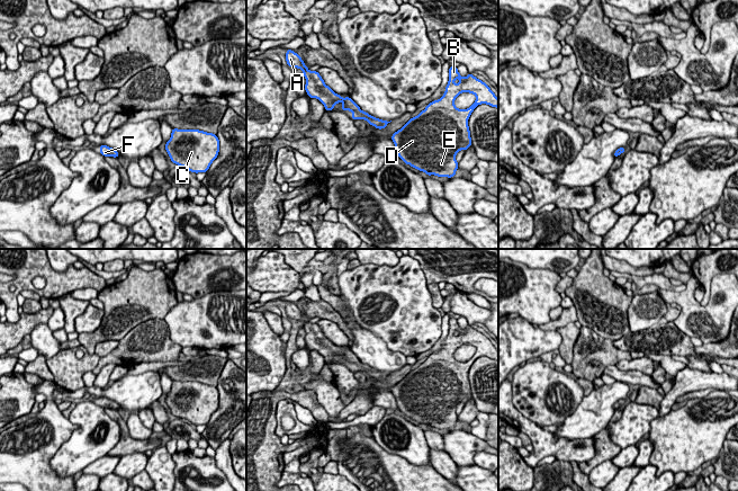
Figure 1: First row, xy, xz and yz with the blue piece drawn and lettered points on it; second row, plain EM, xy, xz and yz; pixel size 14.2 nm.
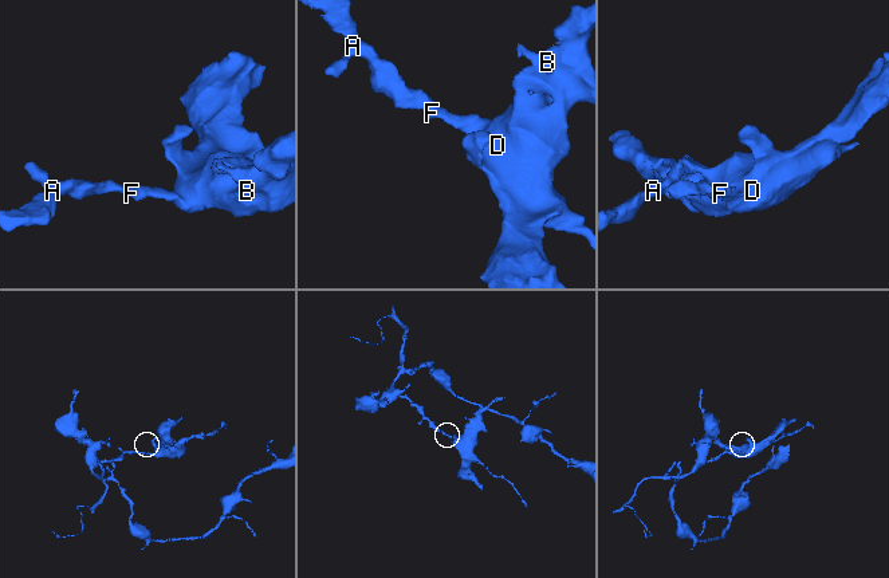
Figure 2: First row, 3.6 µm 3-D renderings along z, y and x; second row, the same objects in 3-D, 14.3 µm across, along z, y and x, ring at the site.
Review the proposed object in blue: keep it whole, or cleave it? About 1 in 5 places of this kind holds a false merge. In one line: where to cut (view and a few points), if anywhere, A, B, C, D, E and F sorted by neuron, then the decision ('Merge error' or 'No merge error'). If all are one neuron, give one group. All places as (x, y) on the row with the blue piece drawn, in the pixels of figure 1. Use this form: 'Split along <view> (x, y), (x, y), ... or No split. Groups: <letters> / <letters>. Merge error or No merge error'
No split. Groups: A B C D E F. No merge error

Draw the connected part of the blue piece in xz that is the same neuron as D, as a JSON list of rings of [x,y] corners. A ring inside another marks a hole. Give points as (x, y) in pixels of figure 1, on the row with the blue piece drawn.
[[[450,66],[443,96],[430,102],[392,135],[398,158],[429,177],[454,177],[457,153],[471,146],[468,119],[482,104],[498,108],[498,98],[471,73],[464,78],[457,66]],[[462,92],[476,96],[475,102],[467,109],[454,106],[456,98]]]

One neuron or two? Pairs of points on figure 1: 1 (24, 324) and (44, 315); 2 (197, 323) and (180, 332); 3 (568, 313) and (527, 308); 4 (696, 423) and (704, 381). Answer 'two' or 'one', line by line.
1: one
2: one
3: two
4: two

